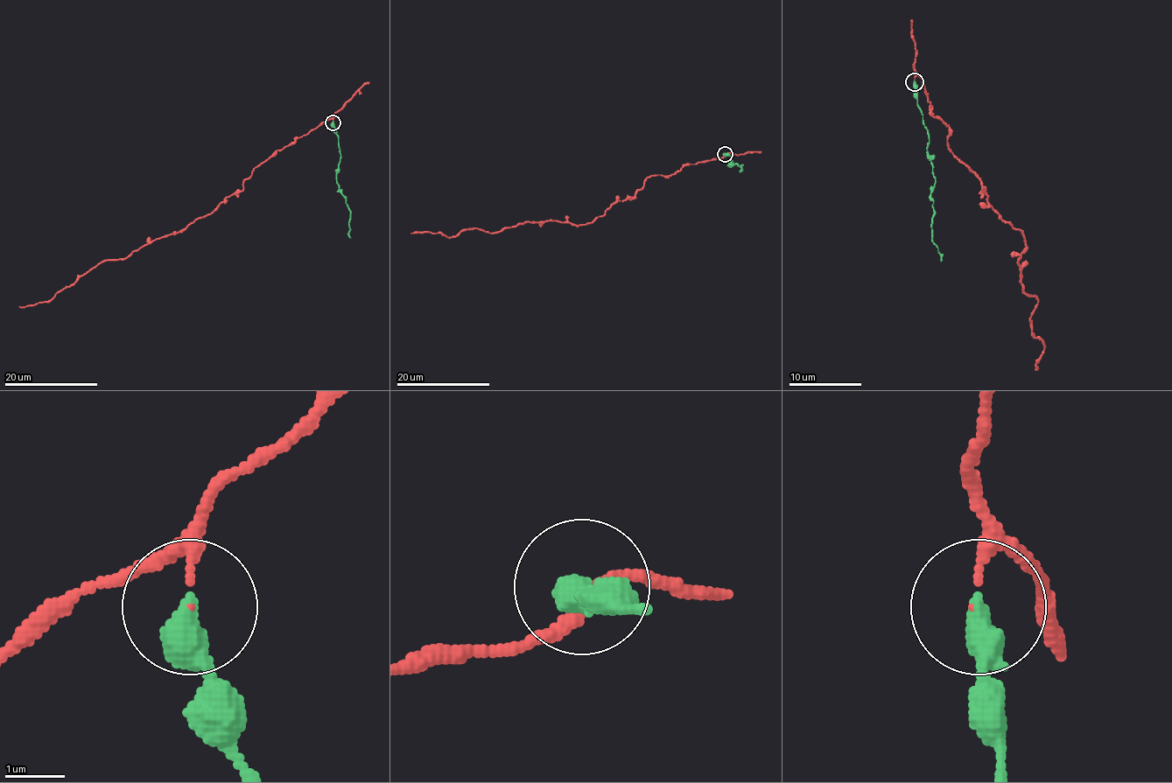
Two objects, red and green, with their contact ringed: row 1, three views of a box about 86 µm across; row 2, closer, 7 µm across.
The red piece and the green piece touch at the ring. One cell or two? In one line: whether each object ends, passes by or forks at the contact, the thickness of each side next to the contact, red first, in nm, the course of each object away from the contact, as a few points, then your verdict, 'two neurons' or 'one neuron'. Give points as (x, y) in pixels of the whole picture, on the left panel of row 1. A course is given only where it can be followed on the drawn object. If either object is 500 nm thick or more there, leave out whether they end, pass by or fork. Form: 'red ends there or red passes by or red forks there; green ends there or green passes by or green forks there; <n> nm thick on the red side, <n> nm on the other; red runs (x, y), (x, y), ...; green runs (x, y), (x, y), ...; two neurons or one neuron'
red ends there; green ends there; 120 nm thick on the red side, 480 nm on the other; red runs (333, 122), (323, 121), (276, 151), (242, 190), (210, 213), (119, 259), (101, 261), (47, 301), (19, 306); green runs (333, 122), (340, 153), (336, 183), (350, 212), (350, 237); two neurons

